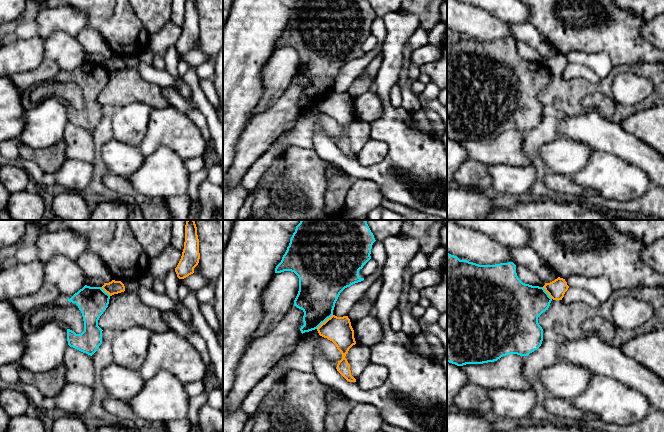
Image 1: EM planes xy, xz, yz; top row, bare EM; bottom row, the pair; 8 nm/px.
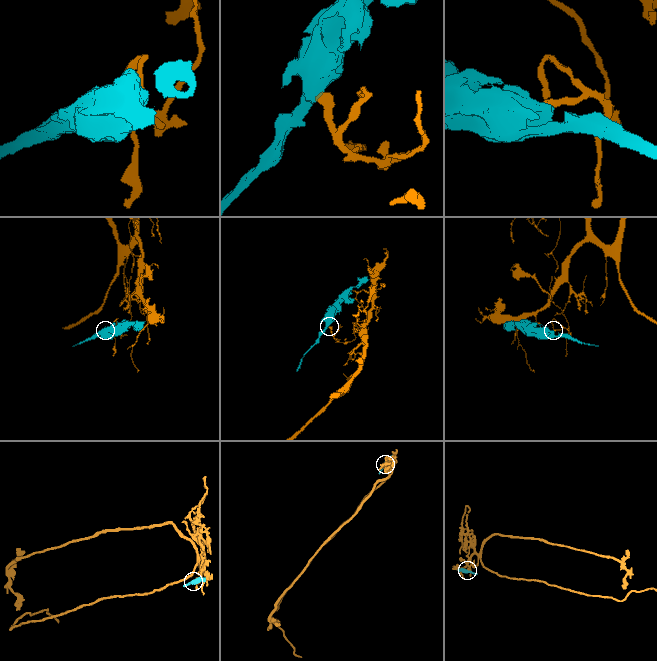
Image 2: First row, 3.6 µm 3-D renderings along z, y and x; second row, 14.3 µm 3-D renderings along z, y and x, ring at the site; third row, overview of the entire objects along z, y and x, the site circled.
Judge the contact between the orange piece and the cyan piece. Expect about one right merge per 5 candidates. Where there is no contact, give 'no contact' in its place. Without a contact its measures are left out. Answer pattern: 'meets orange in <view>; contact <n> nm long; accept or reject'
meets orange in xz; contact 180 nm long; reject

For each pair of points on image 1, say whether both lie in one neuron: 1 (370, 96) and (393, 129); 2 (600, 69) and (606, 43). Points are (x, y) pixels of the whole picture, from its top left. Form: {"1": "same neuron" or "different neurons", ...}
{"1": "different neurons", "2": "different neurons"}

